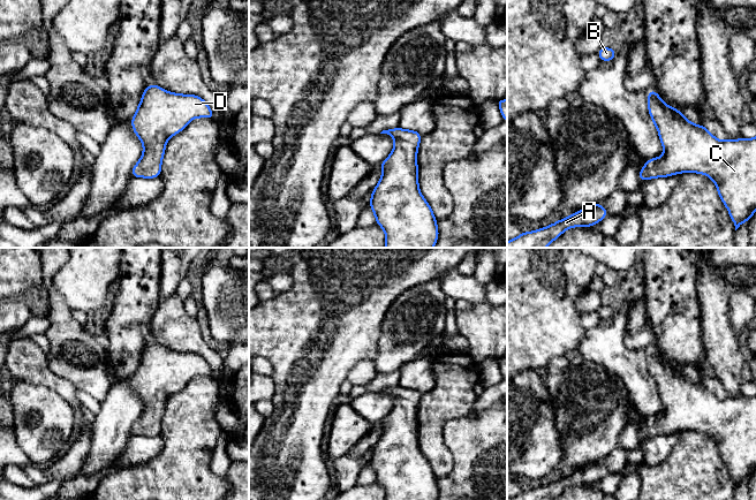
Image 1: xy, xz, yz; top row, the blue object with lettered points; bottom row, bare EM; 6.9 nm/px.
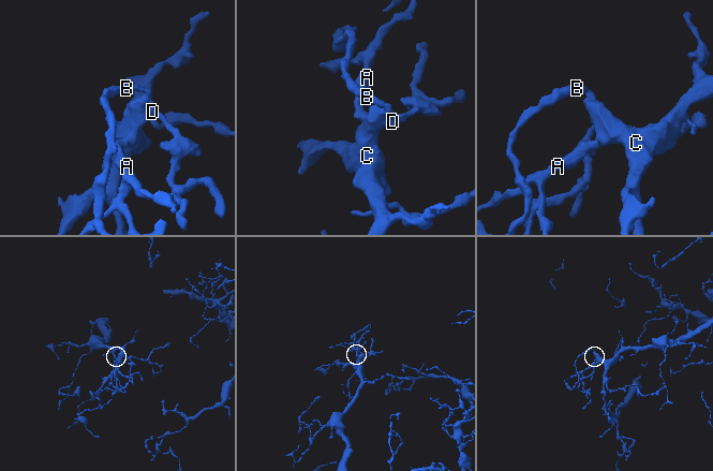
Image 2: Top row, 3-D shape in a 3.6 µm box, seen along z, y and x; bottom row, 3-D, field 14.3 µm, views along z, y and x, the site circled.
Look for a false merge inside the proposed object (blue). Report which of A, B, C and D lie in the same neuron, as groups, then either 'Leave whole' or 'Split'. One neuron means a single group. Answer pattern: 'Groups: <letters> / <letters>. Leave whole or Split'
Groups: A B C D. Leave whole

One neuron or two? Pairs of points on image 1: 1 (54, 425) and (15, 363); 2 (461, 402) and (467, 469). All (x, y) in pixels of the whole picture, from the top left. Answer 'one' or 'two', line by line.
1: two
2: two

